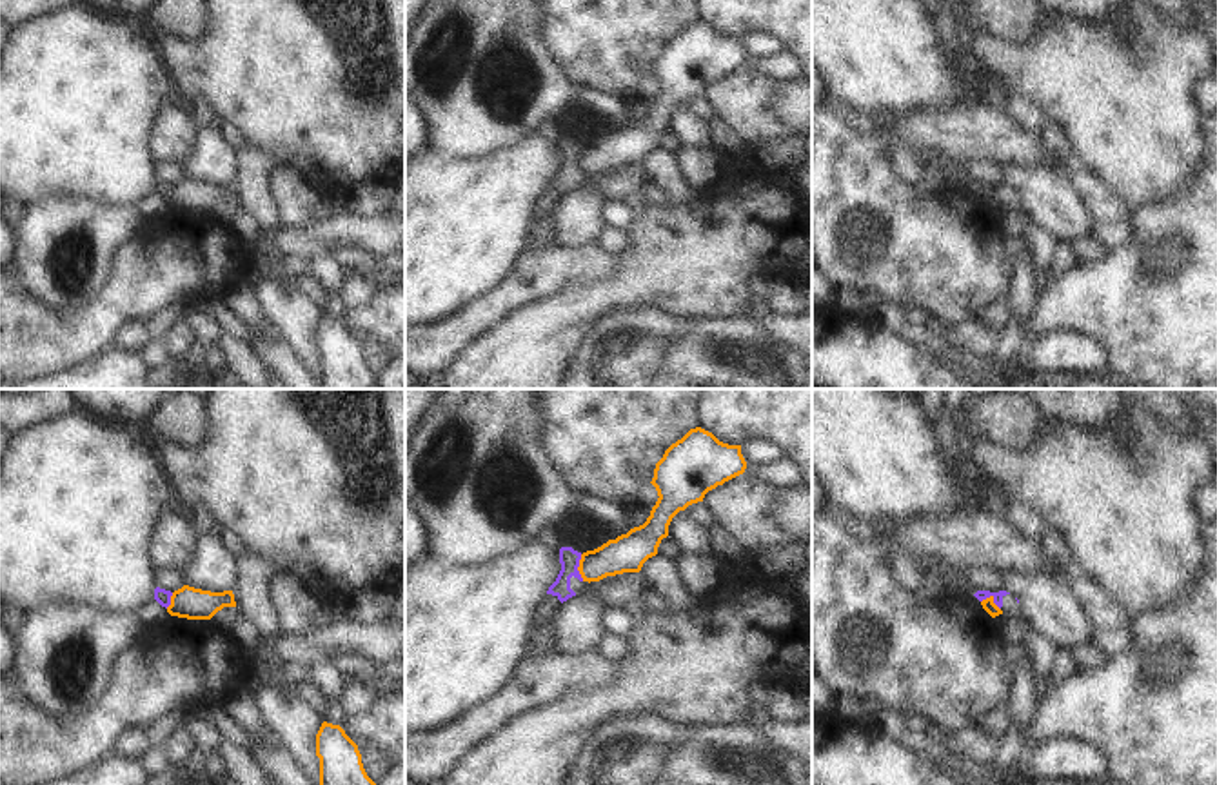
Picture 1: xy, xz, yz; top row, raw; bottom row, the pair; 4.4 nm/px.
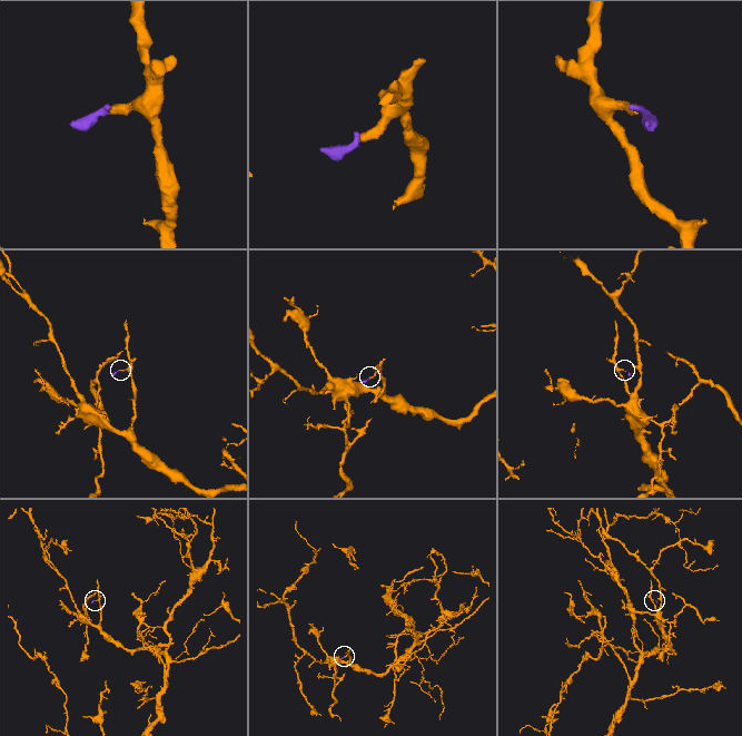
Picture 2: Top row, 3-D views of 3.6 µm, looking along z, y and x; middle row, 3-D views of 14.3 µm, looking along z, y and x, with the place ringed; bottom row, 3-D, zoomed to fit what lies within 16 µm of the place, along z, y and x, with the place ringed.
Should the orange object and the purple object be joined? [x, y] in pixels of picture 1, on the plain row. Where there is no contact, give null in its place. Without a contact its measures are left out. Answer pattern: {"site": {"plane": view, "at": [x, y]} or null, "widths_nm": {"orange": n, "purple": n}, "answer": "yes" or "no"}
{"site": {"plane": "xz", "at": [578, 160]}, "widths_nm": {"orange": 170, "purple": 90}, "answer": "no"}

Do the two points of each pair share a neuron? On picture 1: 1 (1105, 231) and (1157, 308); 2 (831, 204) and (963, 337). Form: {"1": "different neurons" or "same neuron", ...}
{"1": "different neurons", "2": "different neurons"}

